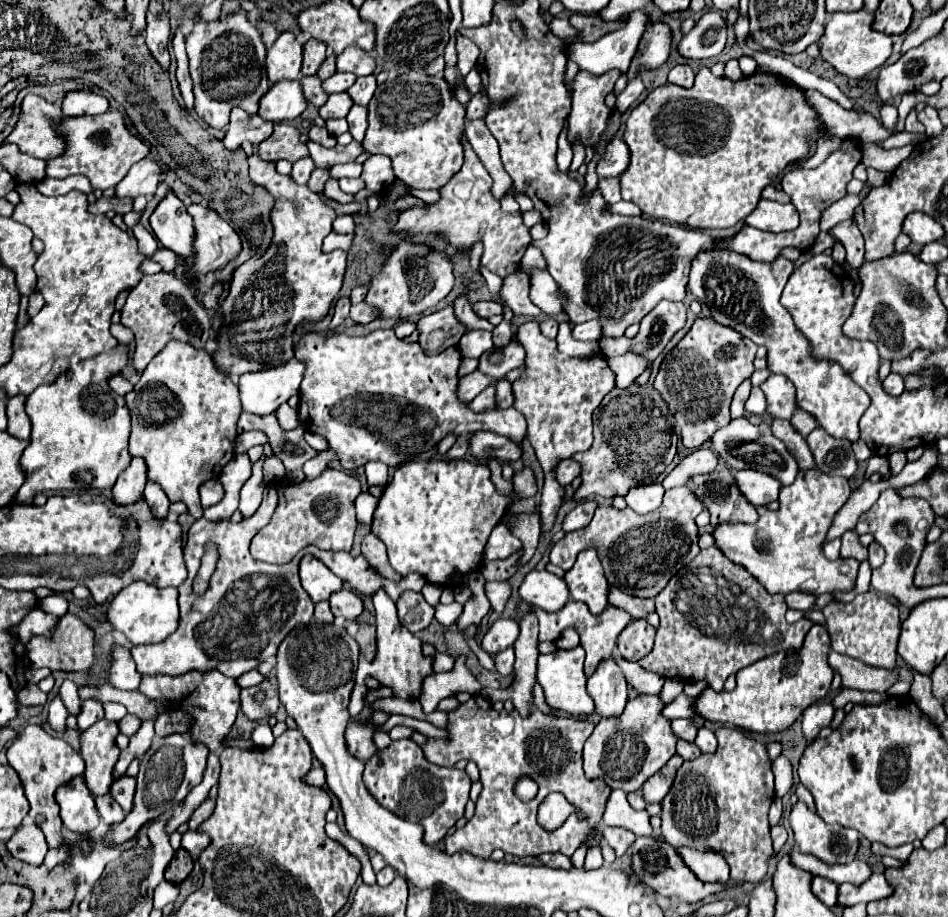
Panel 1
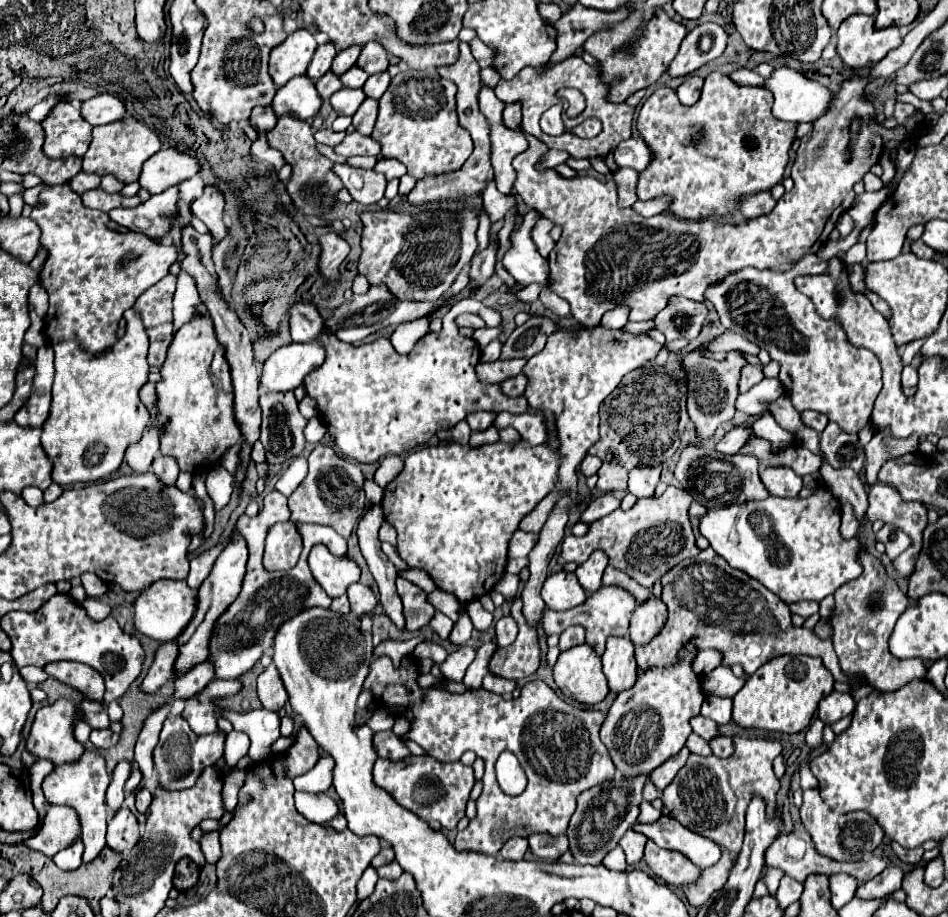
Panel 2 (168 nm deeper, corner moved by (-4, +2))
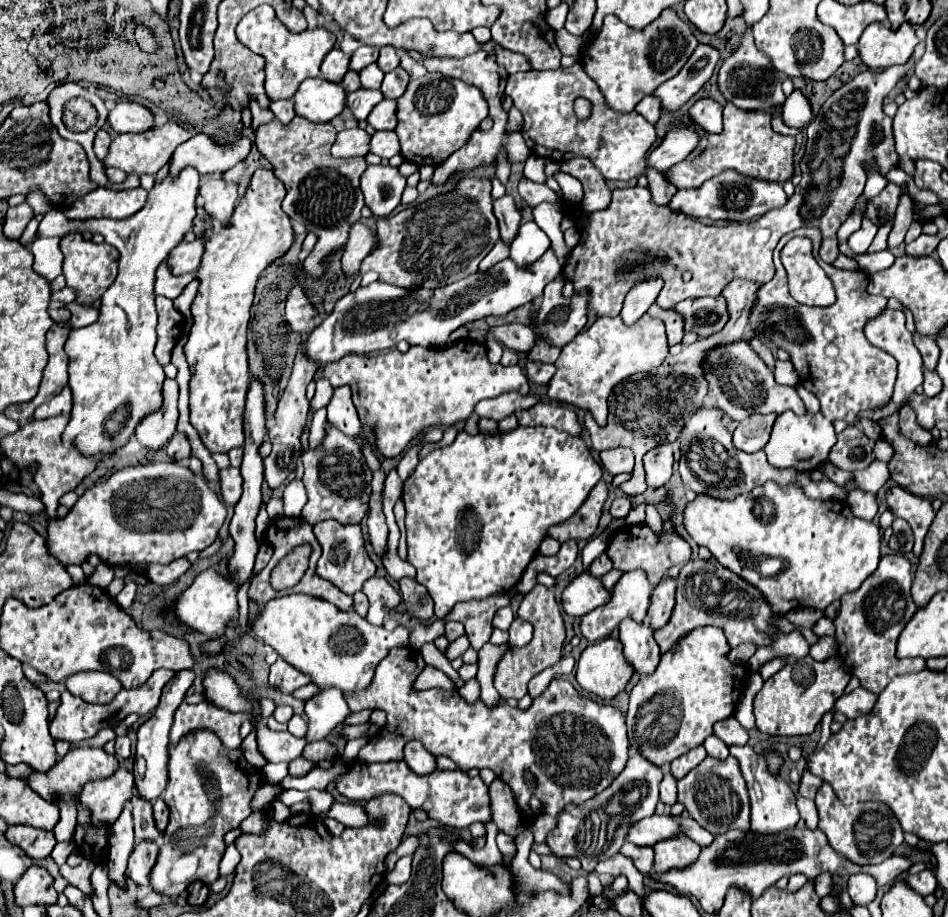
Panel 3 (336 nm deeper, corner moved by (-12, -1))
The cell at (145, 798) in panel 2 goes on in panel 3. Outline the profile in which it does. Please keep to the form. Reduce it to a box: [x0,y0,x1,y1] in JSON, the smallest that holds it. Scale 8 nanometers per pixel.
[152,799,168,831]

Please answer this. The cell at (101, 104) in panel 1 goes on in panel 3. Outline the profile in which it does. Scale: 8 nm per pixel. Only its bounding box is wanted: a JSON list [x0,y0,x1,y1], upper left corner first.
[108,101,156,133]

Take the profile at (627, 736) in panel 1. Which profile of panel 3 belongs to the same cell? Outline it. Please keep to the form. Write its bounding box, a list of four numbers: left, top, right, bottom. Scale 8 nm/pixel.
[626,627,750,765]

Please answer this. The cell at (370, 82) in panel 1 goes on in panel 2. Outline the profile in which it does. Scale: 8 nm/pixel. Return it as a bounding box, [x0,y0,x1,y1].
[364,72,390,100]

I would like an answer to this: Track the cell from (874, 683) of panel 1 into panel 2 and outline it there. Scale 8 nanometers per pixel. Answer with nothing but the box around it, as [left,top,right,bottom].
[634,548,848,682]

